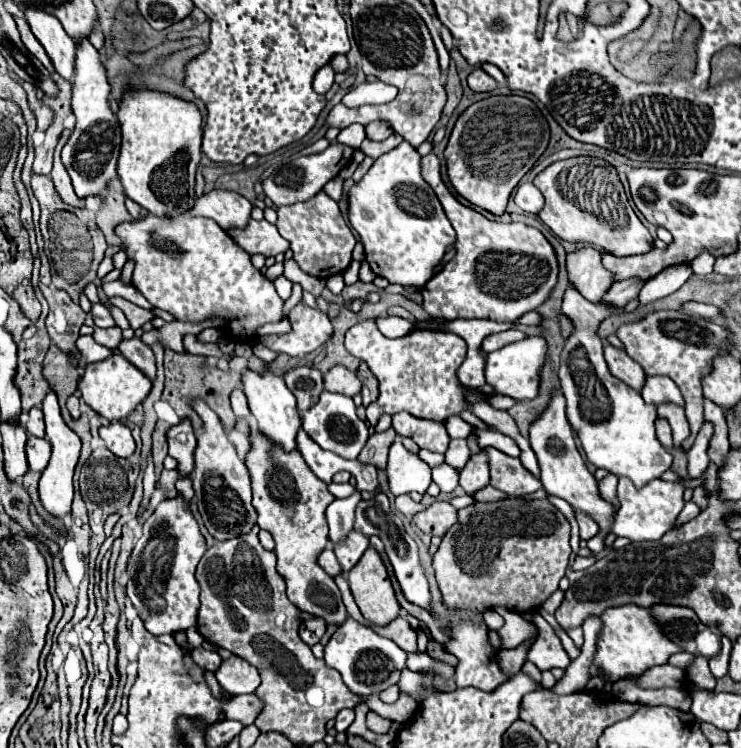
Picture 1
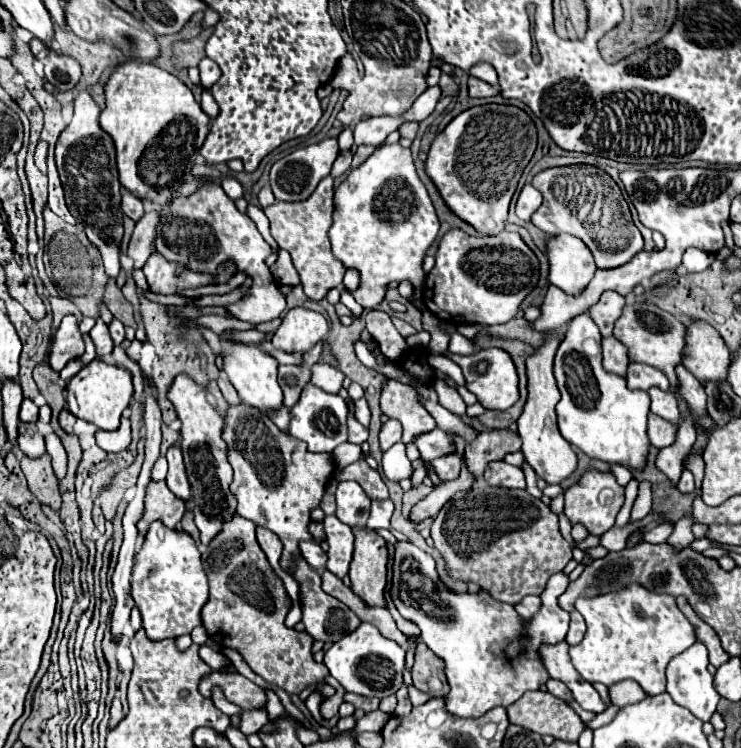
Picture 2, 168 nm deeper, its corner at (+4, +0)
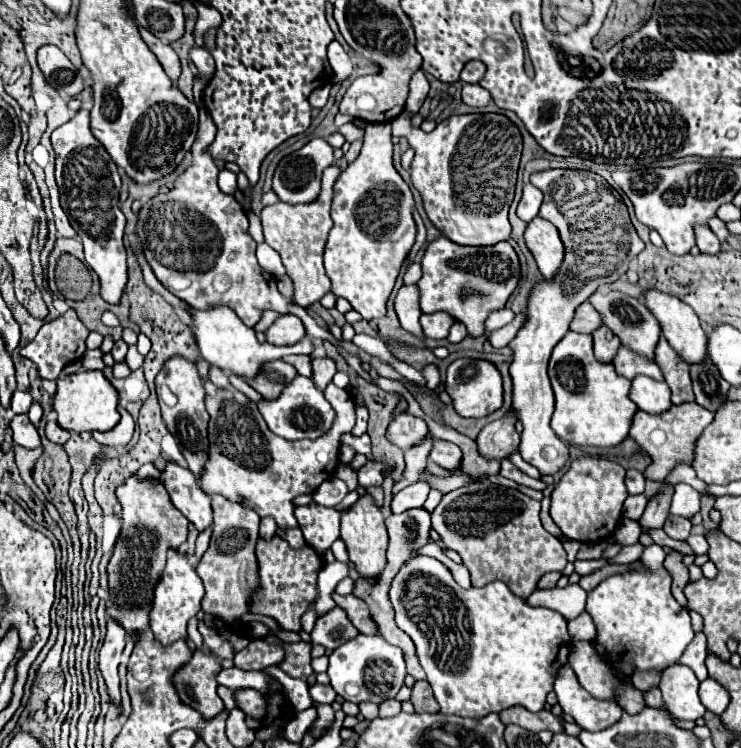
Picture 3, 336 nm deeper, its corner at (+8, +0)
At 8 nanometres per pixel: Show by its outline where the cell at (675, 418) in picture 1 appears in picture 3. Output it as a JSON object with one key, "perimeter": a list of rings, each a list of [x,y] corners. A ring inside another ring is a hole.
{"perimeter":[[[637,375],[631,381],[629,397],[645,413],[663,413],[671,407],[671,391],[665,381],[655,381],[645,375]]]}

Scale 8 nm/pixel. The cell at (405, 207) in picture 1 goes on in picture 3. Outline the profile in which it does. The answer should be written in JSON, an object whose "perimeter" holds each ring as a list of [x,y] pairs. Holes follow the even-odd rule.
{"perimeter":[[[369,123],[359,157],[349,163],[335,183],[331,205],[333,229],[329,231],[323,255],[325,271],[331,279],[331,293],[347,299],[367,321],[385,315],[385,303],[417,235],[413,221],[415,201],[409,185],[395,171],[391,157],[391,125]]]}

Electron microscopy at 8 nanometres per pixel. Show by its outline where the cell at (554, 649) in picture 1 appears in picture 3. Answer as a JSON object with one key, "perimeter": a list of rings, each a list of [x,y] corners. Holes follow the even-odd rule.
{"perimeter":[[[565,665],[559,673],[559,679],[555,681],[555,693],[563,711],[571,715],[575,723],[585,731],[601,731],[605,727],[611,727],[623,715],[621,707],[617,707],[615,701],[595,699],[589,695],[577,683],[577,677],[569,665]]]}

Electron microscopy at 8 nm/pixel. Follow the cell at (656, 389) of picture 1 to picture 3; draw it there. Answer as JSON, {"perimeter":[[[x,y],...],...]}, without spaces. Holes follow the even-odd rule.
{"perimeter":[[[619,347],[615,359],[613,359],[613,365],[615,365],[615,371],[627,379],[633,379],[637,375],[647,375],[647,377],[653,377],[653,379],[659,379],[663,381],[663,375],[657,367],[657,363],[653,359],[647,359],[643,355],[637,355],[635,351],[629,351],[627,347]]]}

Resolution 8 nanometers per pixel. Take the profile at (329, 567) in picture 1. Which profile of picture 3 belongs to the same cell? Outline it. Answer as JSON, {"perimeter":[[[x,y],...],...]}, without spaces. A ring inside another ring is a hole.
{"perimeter":[[[299,527],[289,529],[289,531],[281,531],[281,529],[277,529],[277,533],[279,533],[279,535],[281,535],[293,549],[299,549],[299,547],[305,545],[305,539],[303,539],[303,533],[301,533]]]}

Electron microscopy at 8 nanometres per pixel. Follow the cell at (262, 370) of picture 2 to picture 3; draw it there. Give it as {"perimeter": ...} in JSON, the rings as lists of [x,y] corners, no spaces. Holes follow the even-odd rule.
{"perimeter":[[[213,305],[205,311],[201,309],[193,309],[189,307],[189,315],[191,315],[191,327],[193,327],[193,335],[195,341],[199,345],[199,351],[203,355],[203,359],[207,359],[211,365],[227,371],[227,373],[235,373],[239,377],[247,377],[253,379],[259,371],[259,367],[265,361],[273,361],[273,359],[281,359],[285,355],[291,353],[303,353],[303,355],[311,355],[313,353],[313,341],[309,337],[305,337],[299,345],[287,345],[287,347],[277,347],[271,343],[259,343],[255,339],[255,331],[249,329],[233,309],[225,307],[225,305]]]}

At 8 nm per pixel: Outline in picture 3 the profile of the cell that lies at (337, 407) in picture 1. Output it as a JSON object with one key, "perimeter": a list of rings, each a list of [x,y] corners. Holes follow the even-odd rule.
{"perimeter":[[[297,375],[291,383],[287,383],[285,391],[281,391],[277,399],[271,401],[261,399],[257,407],[269,429],[283,439],[317,439],[329,431],[335,419],[335,411],[329,405],[329,401],[323,397],[323,391],[319,391],[309,377],[301,377],[301,375]]]}

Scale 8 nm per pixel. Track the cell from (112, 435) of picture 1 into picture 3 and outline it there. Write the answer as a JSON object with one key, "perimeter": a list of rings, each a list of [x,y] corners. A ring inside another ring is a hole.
{"perimeter":[[[119,407],[119,413],[121,413],[121,421],[111,431],[105,431],[105,433],[93,431],[93,437],[97,443],[101,443],[101,445],[127,445],[131,441],[133,425],[135,425],[133,417],[123,407]]]}

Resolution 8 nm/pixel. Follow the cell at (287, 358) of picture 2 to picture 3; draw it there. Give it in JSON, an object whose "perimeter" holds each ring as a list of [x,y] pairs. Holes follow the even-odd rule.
{"perimeter":[[[287,355],[283,361],[293,365],[299,375],[311,377],[311,357],[307,357],[307,355]]]}

